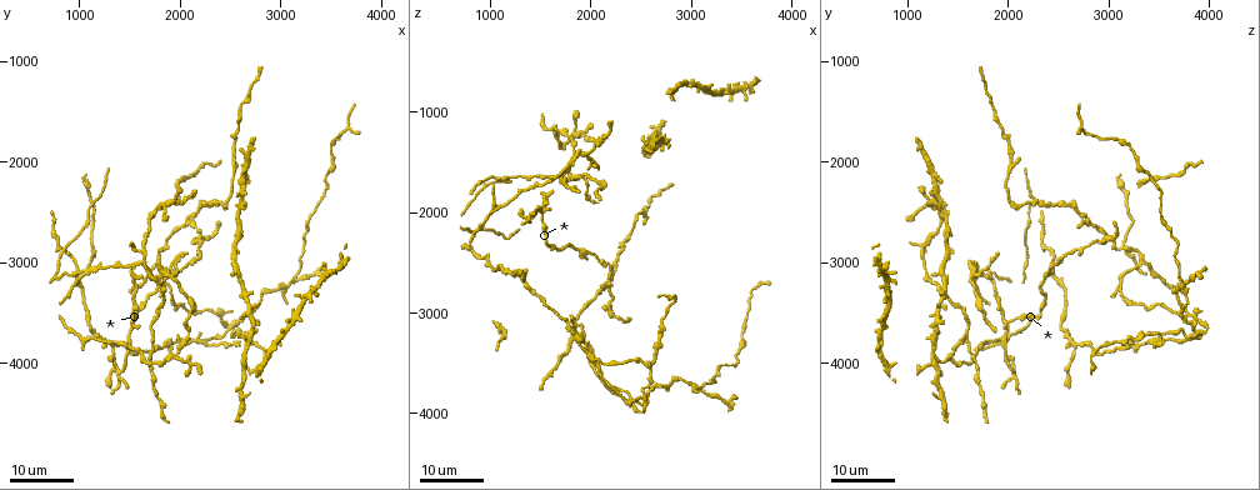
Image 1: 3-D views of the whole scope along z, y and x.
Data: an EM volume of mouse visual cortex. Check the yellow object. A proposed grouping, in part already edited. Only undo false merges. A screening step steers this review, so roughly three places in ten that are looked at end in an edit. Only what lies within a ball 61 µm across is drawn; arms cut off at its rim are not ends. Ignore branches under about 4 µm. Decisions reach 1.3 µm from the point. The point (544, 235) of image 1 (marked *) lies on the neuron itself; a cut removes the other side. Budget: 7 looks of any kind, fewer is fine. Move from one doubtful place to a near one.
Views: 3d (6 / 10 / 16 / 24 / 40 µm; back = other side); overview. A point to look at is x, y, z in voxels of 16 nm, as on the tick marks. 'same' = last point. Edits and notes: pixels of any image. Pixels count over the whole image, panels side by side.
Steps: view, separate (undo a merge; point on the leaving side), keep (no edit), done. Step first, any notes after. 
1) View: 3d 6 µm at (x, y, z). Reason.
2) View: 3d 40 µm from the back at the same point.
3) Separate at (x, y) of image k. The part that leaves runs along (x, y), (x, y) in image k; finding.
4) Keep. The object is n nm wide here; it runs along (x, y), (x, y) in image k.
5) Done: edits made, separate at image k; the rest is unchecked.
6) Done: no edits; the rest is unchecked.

View: 3d 24 µm at (1360, 3860, 2680). Three-way junction.

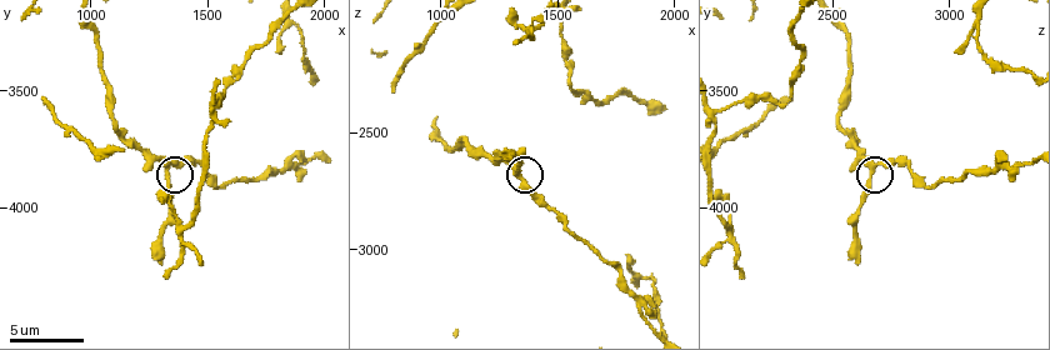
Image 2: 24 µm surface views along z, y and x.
View: 3d 6 µm at (1320, 3820, 2670).

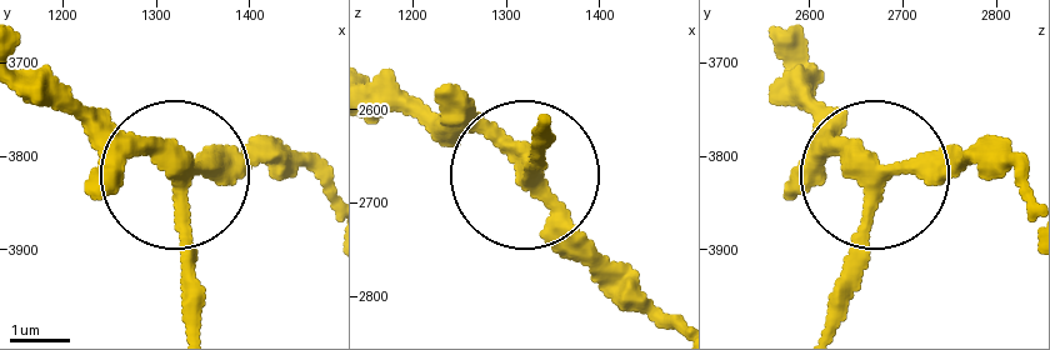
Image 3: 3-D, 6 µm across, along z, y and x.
Keep. 3 arms meet here; it runs along (1013, 180), (993, 165), (893, 170), (849, 310) in image 3; continuous, no second neuron.

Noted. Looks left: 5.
View: 3d 24 µm at (1520, 3620, 1980). A fork.

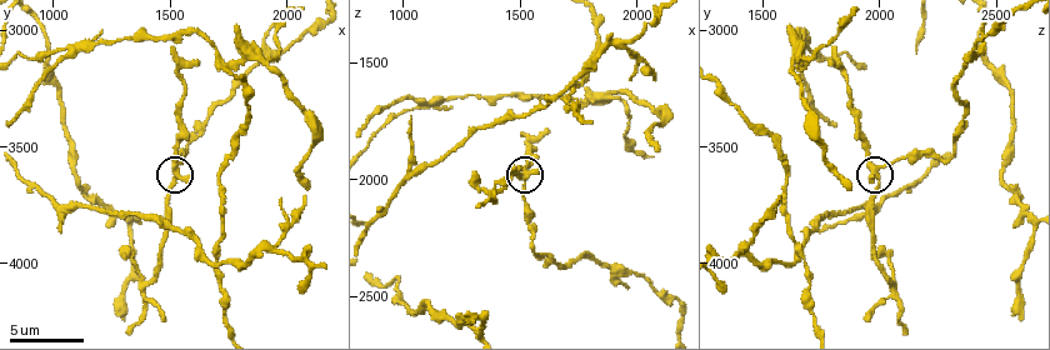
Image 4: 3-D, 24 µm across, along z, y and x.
View: 3d 10 µm at (1530, 3620, 1980). Closer look.

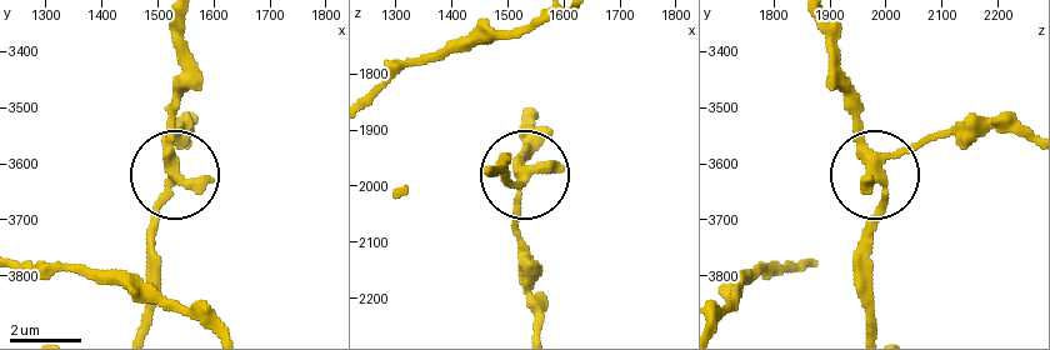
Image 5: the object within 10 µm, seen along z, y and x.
Keep. It runs along (1009, 129), (959, 129), (881, 168), (860, 129), (854, 86) in image 5; one neuron here.

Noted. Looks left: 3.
View: 3d 16 µm at (2100, 3760, 3500). Arms part here.

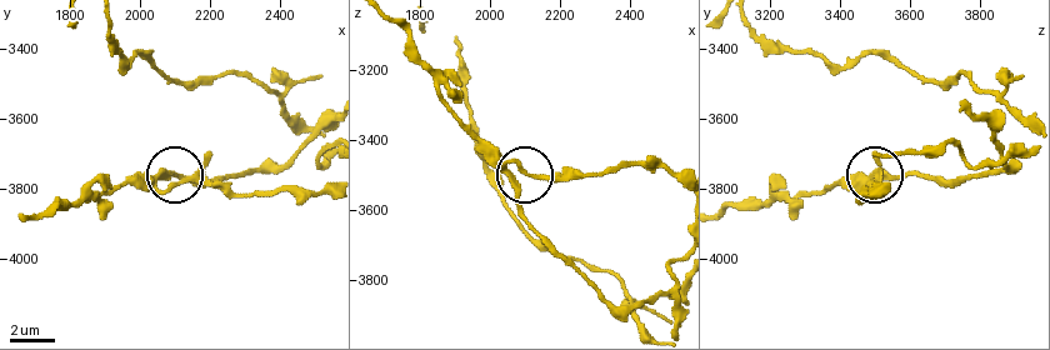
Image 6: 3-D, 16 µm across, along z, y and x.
View: 3d 6 µm at (2110, 3780, 3500). Zoom in.

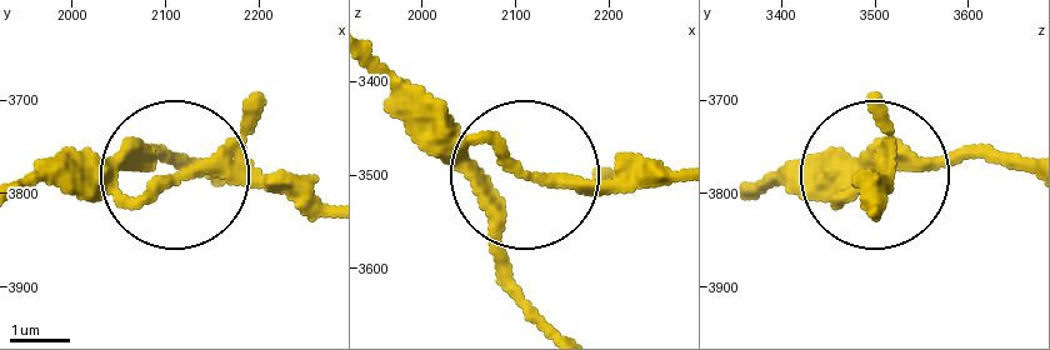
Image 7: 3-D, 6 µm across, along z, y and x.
View: 3d 6 µm from the back at (2115, 3785, 3500).

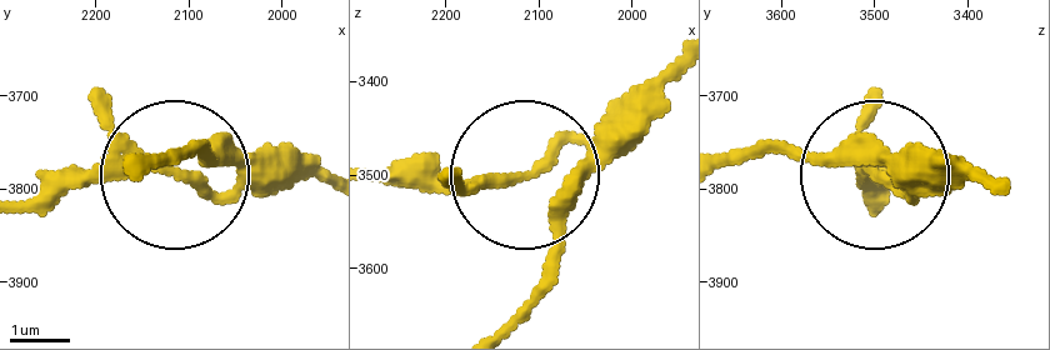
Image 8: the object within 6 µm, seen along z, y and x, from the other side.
Keep. The side arm is 9 µm long; it runs along (494, 329), (544, 270), (549, 195), (524, 180), (374, 180) in image 8; continuous, no second neuron.

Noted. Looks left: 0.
Done: no edits; the rest is unchecked.

